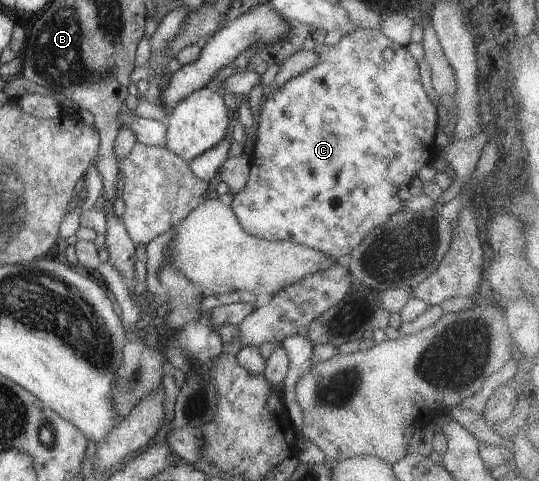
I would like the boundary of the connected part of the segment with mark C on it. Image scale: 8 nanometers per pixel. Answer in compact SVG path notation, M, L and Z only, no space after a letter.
M358 28L350 34L346 34L336 44L323 45L324 48L317 52L319 62L314 68L288 80L278 92L274 92L268 98L266 104L262 105L260 120L258 120L260 122L258 136L255 138L255 148L251 154L250 176L246 186L234 195L231 208L240 220L242 228L246 228L246 232L250 232L258 238L290 240L295 244L304 244L308 248L314 248L314 250L338 259L351 253L370 230L378 228L391 217L404 213L406 208L403 207L398 197L399 188L410 186L412 180L417 176L417 171L423 166L433 163L433 158L437 155L435 136L439 116L436 105L428 97L421 82L418 60L412 56L408 48L394 43L379 30Z

